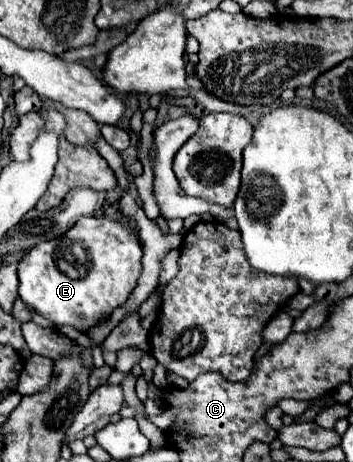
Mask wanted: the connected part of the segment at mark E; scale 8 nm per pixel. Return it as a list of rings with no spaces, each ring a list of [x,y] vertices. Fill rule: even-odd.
[[[89,215],[81,217],[65,235],[43,241],[37,247],[33,247],[19,263],[19,297],[33,307],[39,315],[49,319],[53,327],[75,327],[77,331],[89,331],[97,323],[105,319],[105,315],[111,315],[113,309],[121,307],[131,291],[137,285],[137,279],[141,277],[143,265],[141,265],[141,243],[137,243],[139,237],[129,227],[129,223],[109,219],[105,215]]]

